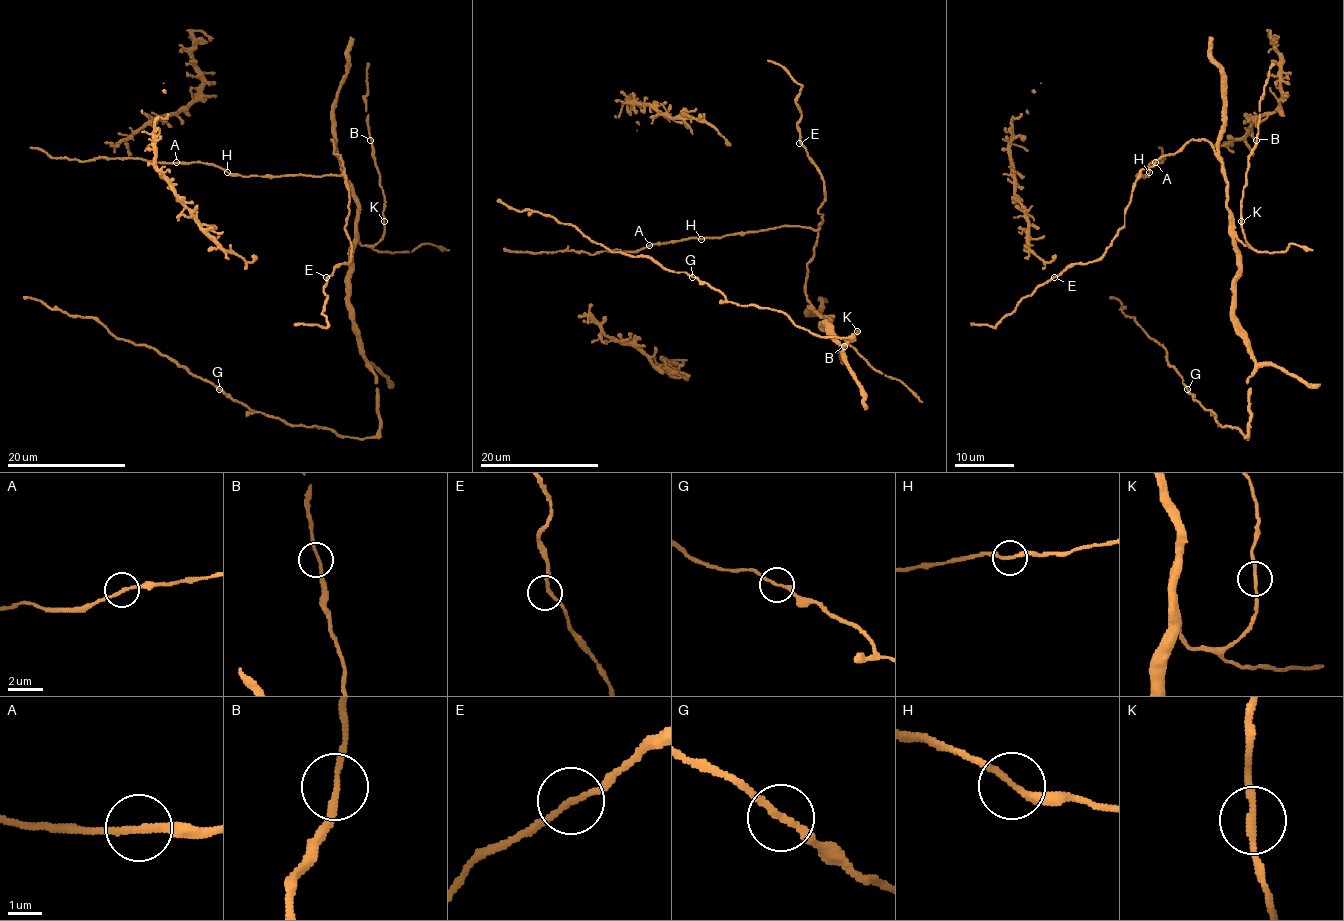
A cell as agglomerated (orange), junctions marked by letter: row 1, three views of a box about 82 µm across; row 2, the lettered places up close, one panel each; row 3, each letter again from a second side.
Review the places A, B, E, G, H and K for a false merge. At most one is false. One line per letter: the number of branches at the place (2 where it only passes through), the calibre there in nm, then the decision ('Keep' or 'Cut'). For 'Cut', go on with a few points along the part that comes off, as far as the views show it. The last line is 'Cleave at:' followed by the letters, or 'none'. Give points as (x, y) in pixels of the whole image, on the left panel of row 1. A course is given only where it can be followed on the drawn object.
A: Branches: 2. Thickness 190 nm. Keep
B: Branches: 2. Thickness 170 nm. Keep
E: Branches: 2. Thickness 180 nm. Keep
G: Branches: 2. Thickness 180 nm. Keep
H: Branches: 2. Thickness 180 nm. Keep
K: Branches: 2. Thickness 180 nm. Keep
Cleave at: none

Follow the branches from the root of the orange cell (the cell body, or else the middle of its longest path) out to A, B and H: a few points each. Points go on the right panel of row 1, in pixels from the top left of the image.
A: (1231, 214), (1222, 159), (1207, 141), (1189, 140), (1136, 175), (1148, 177), (1151, 163), (1155, 162)
B: (1231, 214), (1231, 230), (1249, 245), (1241, 227), (1241, 198), (1249, 156), (1256, 140)
H: (1231, 214), (1222, 159), (1207, 141), (1189, 140), (1136, 175), (1148, 177), (1149, 172)

